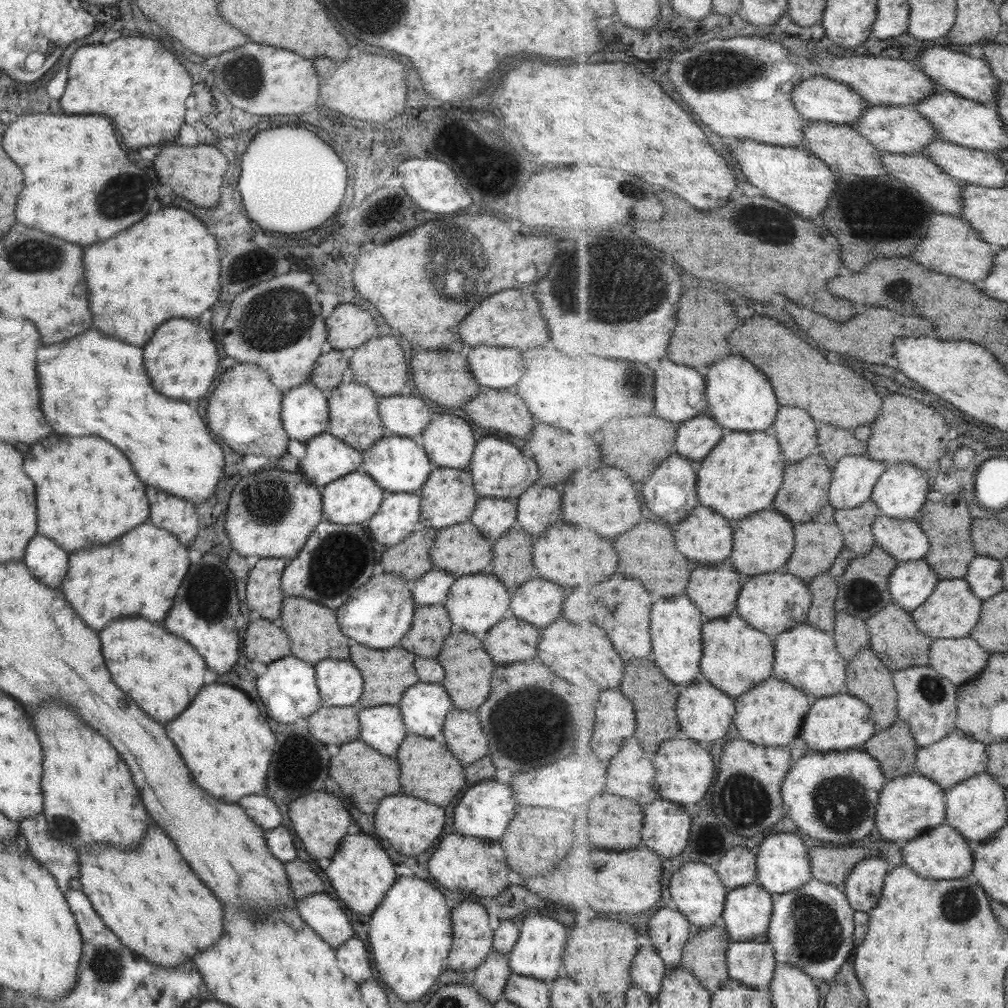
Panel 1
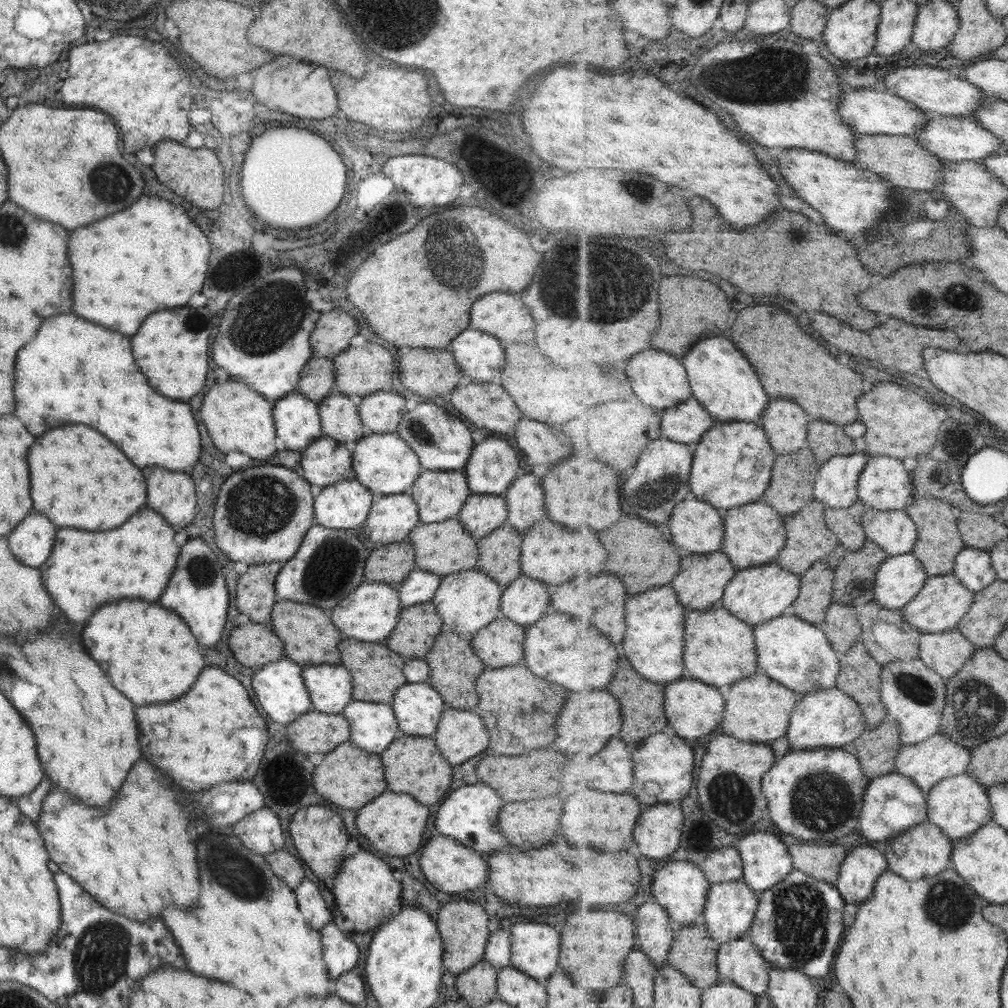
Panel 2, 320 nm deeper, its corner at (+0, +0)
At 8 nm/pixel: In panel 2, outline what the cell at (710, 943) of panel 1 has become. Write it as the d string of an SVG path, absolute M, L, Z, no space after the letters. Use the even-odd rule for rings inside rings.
M703 921L678 927L667 962L702 990L723 980L718 971L721 942L710 934Z

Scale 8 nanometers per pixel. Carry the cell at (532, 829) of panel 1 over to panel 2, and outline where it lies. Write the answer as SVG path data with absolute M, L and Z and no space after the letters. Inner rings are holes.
M555 796L521 800L505 804L497 816L499 832L505 840L517 844L529 842L529 848L541 848L553 840L561 816L561 802Z

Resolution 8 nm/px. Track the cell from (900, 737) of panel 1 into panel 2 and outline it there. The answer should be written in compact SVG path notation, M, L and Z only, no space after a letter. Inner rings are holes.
M893 720L881 723L877 732L861 735L851 743L850 748L860 757L864 773L872 779L893 772L896 758L903 748L900 739L900 725Z

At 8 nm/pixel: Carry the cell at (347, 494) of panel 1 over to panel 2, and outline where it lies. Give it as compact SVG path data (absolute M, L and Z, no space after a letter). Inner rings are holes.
M355 479L323 487L313 499L313 525L333 530L363 527L375 498Z

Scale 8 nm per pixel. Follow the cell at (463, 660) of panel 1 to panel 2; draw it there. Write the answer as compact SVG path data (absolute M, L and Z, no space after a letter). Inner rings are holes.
M438 634L435 644L425 654L425 662L429 664L429 686L439 693L448 708L469 710L471 706L477 704L478 698L473 690L473 684L485 666L473 654L465 640L461 640L455 634Z

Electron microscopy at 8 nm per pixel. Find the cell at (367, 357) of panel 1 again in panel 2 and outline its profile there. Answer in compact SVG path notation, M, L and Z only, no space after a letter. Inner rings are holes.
M365 344L363 348L344 348L332 358L334 392L346 396L357 406L368 394L382 391L389 385L393 374L393 358L377 344Z

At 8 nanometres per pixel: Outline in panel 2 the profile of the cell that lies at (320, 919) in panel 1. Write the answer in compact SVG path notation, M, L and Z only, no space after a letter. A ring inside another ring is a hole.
M304 879L294 889L294 900L305 923L313 930L318 931L325 924L332 922L332 917L325 908L325 902L319 895L319 890L308 879Z

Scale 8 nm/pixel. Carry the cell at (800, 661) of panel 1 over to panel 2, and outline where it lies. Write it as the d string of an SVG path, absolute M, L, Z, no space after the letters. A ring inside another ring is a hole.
M789 612L754 625L760 671L801 695L837 687L843 664L824 630Z

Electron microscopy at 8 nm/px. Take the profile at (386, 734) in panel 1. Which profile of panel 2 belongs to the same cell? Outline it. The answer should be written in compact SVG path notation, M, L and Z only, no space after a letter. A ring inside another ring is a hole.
M351 700L342 715L349 725L348 741L365 752L379 756L395 738L397 720L387 703Z

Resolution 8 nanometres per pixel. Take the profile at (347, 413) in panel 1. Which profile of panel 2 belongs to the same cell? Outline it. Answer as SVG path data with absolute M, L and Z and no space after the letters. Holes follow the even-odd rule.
M331 393L317 405L322 437L351 446L364 436L357 405L346 396Z

